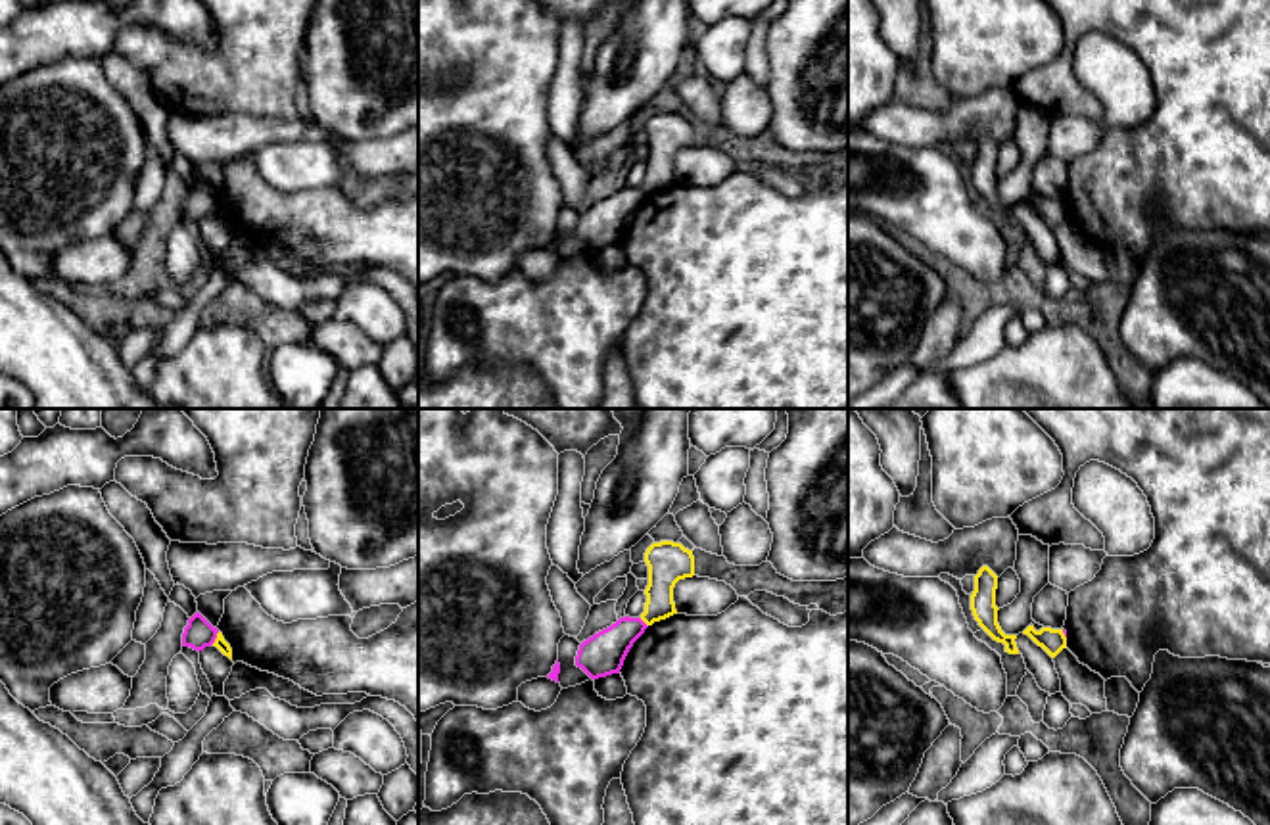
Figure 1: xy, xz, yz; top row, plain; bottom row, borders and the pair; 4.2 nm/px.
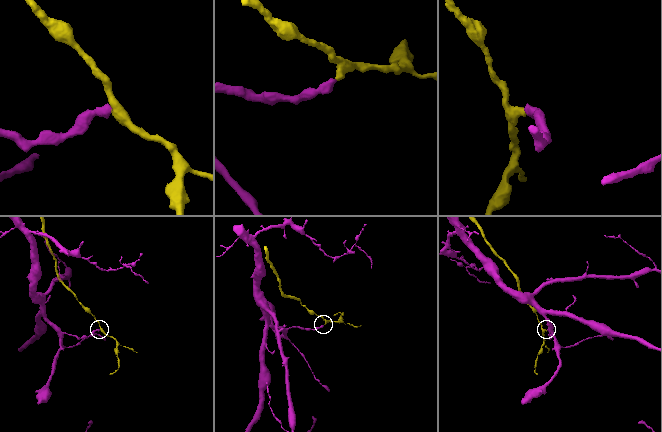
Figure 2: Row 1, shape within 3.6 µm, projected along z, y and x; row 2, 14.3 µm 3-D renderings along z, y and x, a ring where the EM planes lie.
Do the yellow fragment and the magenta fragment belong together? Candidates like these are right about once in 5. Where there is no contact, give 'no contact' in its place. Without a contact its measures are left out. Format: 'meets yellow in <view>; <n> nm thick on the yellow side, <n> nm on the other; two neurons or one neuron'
meets yellow in xy; 50 nm thick on the yellow side, 120 nm on the other; two neurons

